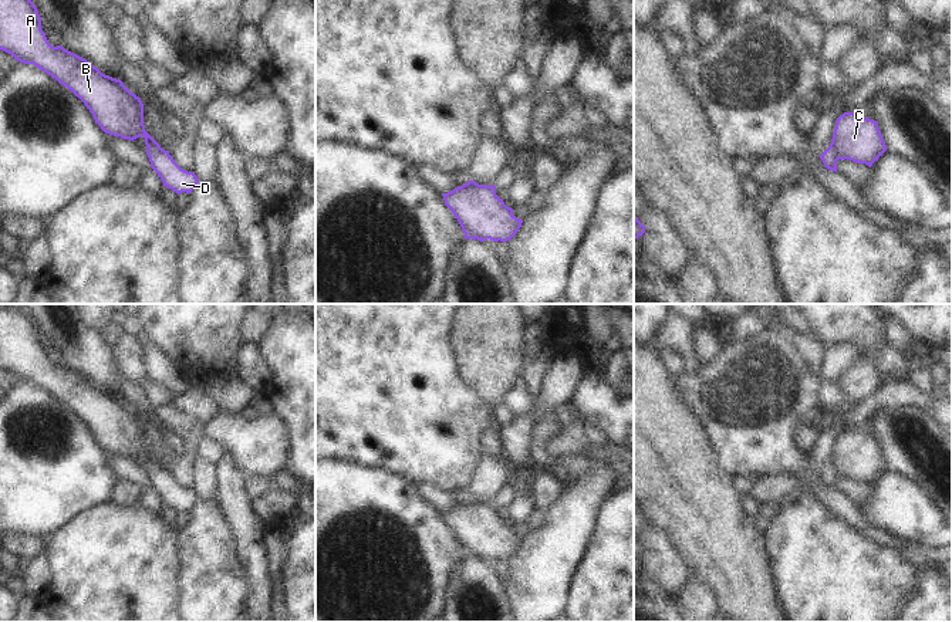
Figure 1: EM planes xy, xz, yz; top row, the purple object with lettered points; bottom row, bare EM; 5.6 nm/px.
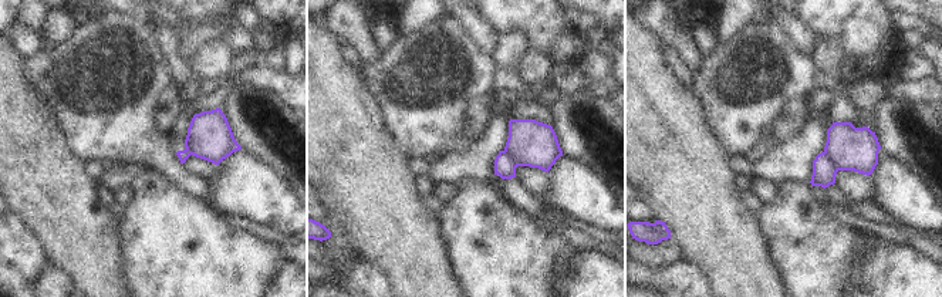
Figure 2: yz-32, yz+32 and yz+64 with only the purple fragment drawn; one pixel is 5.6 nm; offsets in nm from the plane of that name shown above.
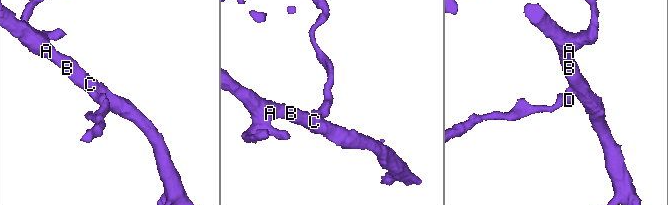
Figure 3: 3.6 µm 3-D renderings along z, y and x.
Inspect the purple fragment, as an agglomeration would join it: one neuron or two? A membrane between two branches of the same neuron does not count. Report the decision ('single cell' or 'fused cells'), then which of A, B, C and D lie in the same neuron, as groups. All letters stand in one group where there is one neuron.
fused cells; A B C / D

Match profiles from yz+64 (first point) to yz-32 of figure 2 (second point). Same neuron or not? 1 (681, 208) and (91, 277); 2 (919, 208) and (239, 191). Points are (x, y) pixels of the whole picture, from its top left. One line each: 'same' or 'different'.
1: same
2: same

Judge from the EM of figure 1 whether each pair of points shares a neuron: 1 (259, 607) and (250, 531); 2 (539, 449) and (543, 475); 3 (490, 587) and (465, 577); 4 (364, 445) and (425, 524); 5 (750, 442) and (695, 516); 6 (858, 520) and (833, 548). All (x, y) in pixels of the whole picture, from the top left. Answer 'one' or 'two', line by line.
1: one
2: two
3: one
4: two
5: two
6: two

